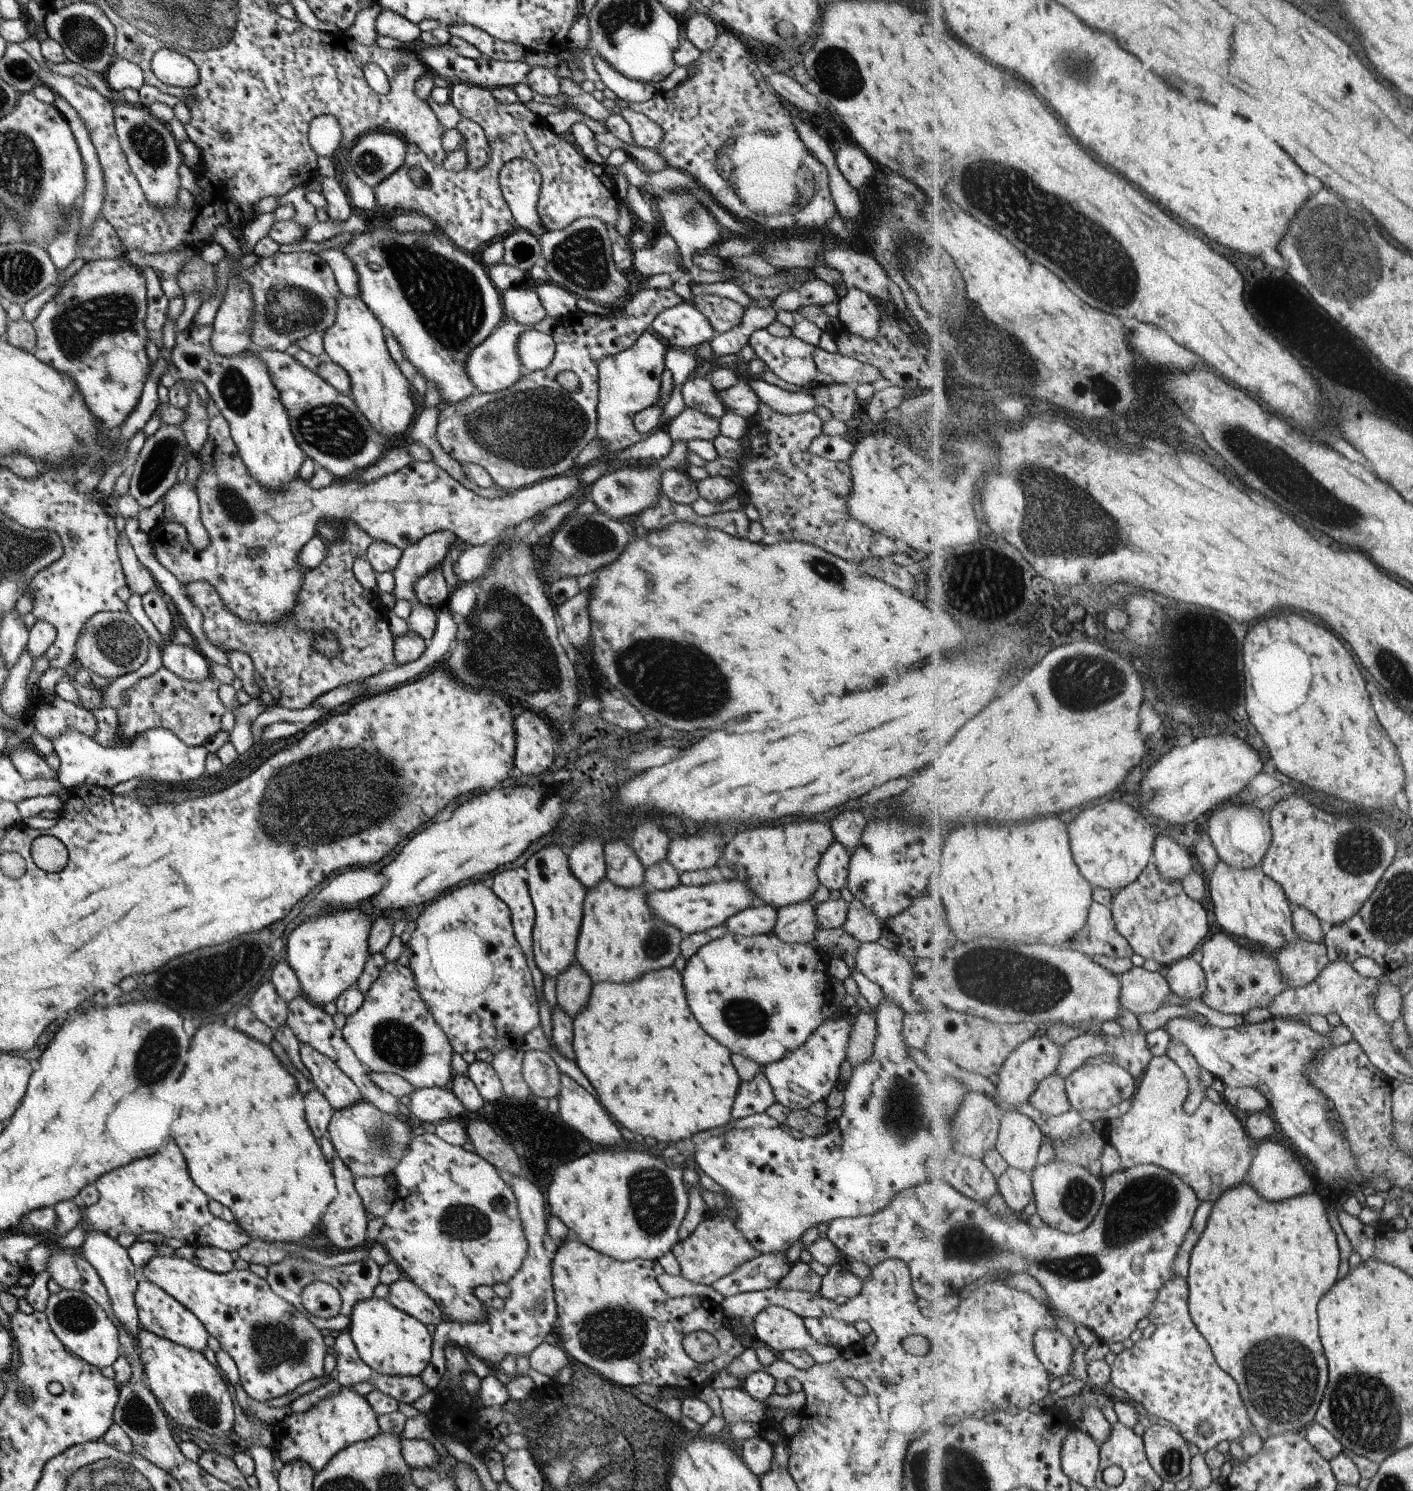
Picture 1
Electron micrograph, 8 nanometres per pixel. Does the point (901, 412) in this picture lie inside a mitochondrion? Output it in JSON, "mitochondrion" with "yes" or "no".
{"mitochondrion":"no"}

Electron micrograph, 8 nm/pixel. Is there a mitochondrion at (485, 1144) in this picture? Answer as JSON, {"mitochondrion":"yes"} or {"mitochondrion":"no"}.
{"mitochondrion":"no"}

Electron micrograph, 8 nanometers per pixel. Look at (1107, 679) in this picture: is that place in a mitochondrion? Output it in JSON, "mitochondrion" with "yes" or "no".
{"mitochondrion":"yes"}

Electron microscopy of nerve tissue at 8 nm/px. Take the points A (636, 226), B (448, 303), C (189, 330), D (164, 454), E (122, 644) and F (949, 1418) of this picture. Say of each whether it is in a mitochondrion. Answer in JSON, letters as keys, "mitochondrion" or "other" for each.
{"A":"other","B":"mitochondrion","C":"other","D":"mitochondrion","E":"mitochondrion","F":"other"}

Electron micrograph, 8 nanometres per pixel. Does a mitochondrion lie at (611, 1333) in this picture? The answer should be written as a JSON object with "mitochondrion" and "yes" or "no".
{"mitochondrion":"yes"}

